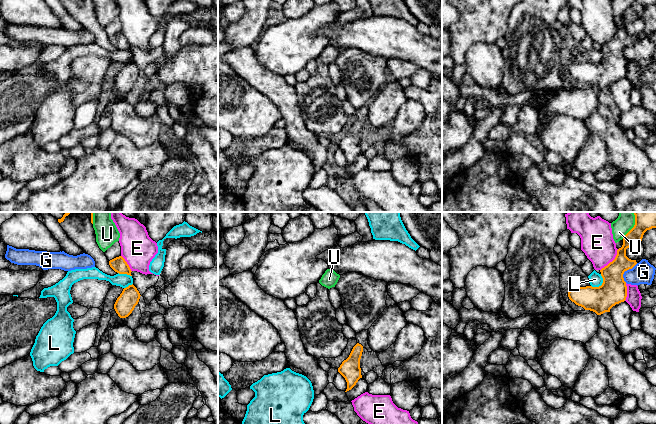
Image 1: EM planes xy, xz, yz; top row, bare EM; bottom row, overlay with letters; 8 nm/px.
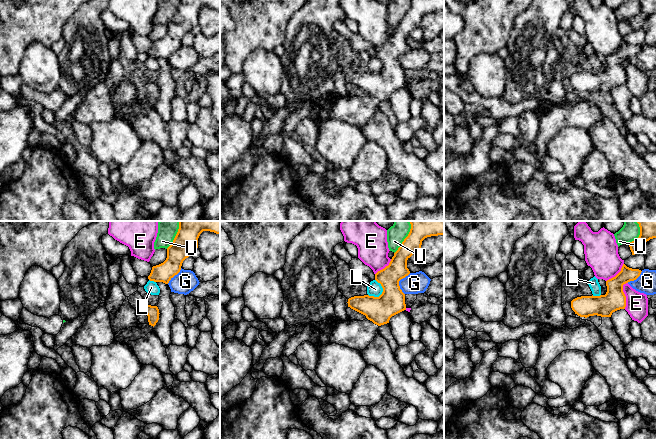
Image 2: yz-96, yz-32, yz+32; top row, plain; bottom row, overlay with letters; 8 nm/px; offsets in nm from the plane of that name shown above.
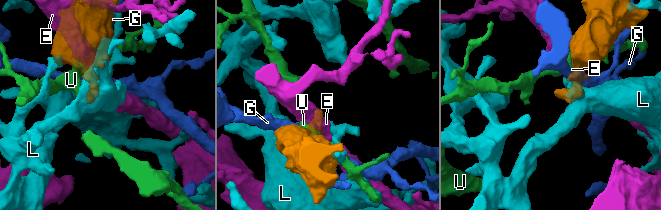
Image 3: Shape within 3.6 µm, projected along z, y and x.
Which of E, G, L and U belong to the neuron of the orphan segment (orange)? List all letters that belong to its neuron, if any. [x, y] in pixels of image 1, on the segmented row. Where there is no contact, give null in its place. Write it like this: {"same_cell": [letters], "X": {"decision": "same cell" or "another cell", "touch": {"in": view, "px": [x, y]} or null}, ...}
{"same_cell": [], "E": {"decision": "another cell", "touch": {"in": "yz", "px": [612, 261]}}, "G": {"decision": "another cell", "touch": {"in": "yz", "px": [625, 270]}}, "L": {"decision": "another cell", "touch": {"in": "yz", "px": [602, 284]}}, "U": {"decision": "another cell", "touch": {"in": "yz", "px": [634, 225]}}}

